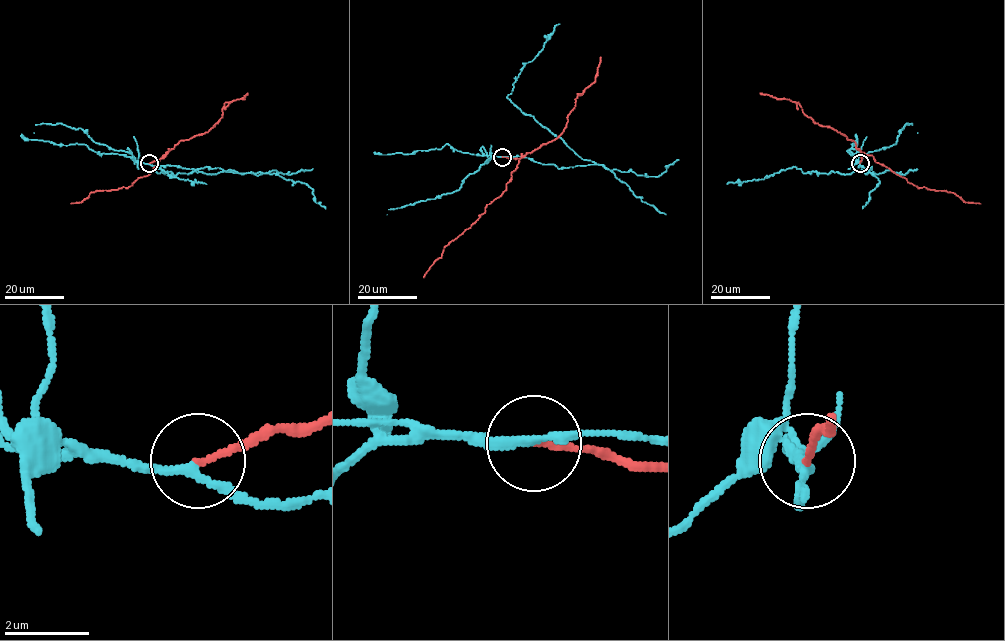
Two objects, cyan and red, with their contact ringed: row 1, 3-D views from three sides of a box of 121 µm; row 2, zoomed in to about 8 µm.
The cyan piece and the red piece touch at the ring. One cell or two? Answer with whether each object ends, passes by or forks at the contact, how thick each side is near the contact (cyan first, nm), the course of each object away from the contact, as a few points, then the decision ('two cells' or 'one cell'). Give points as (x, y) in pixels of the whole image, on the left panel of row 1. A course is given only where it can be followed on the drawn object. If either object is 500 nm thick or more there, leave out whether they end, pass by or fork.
cyan passes by; red ends; calibres 200 and 140 nm; course cyan (149, 163), (242, 173), (174, 175), (154, 169), (206, 184); course red (149, 163), (163, 158), (152, 171), (132, 185), (96, 190), (81, 202), (70, 203); two cells

